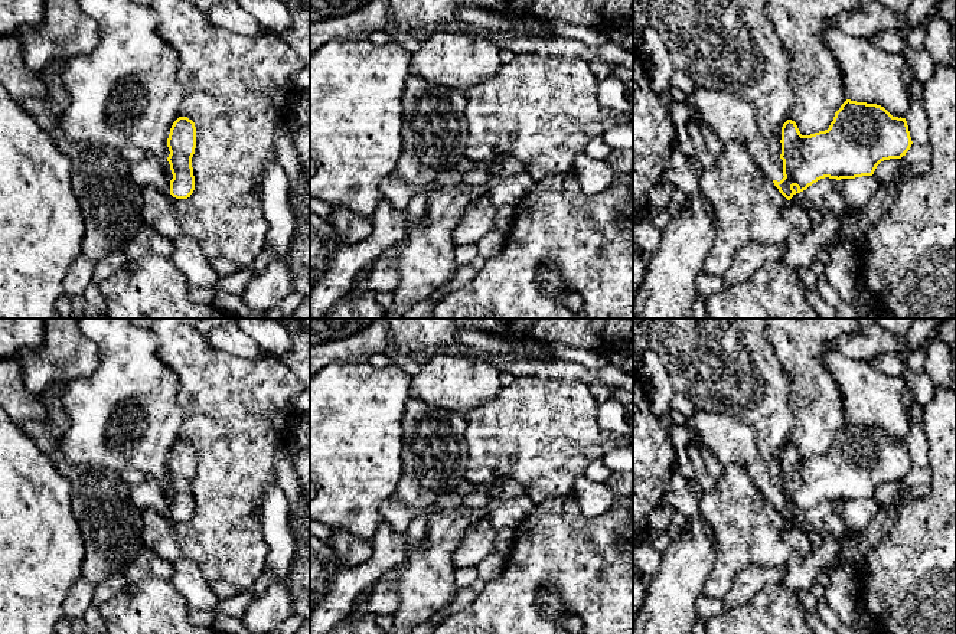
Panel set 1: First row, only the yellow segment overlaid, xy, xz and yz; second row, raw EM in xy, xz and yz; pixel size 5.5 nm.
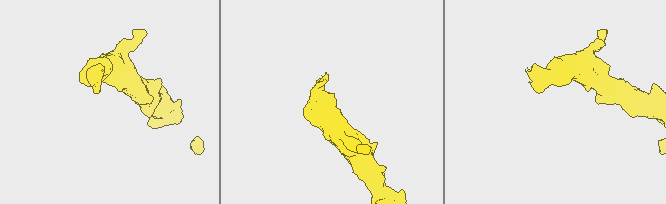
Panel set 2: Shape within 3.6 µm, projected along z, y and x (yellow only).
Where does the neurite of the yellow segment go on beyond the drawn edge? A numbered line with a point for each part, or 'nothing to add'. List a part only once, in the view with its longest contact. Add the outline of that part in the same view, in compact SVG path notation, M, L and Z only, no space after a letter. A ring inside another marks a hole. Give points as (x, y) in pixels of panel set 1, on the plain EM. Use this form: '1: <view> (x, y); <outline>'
1: yz (730, 440); M698 409L686 418L686 428L692 442L709 450L722 465L744 464L766 501L780 504L784 500L783 483L770 473L758 451L757 434L748 422Z

